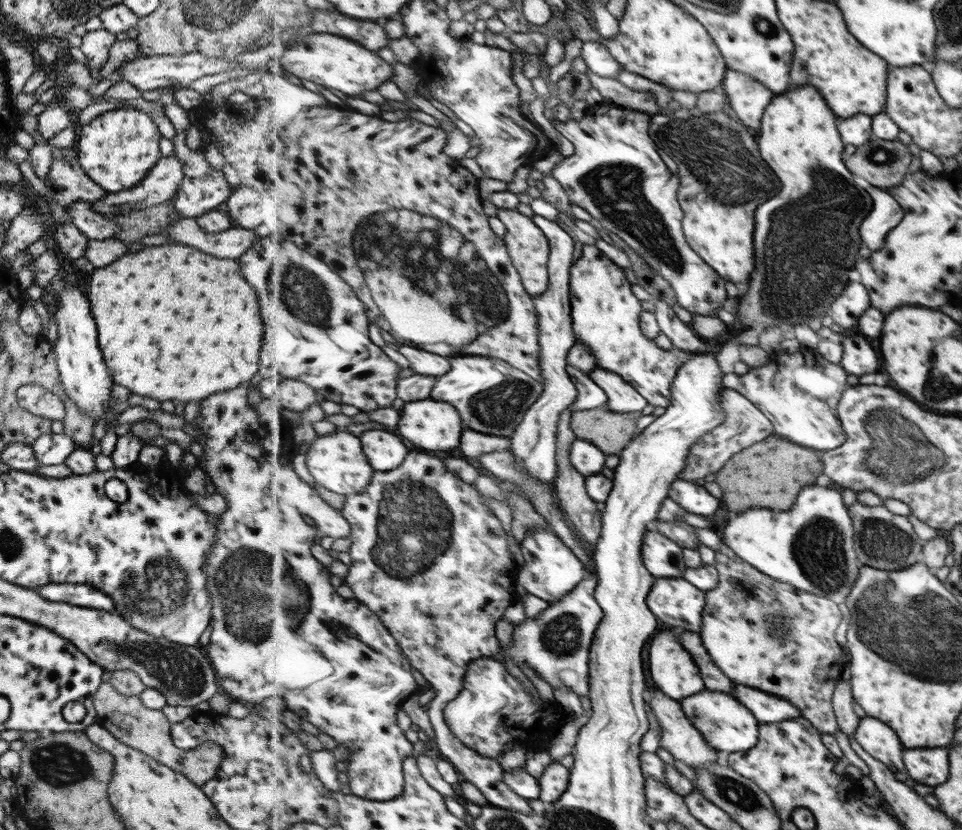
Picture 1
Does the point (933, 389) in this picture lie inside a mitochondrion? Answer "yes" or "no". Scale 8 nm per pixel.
yes

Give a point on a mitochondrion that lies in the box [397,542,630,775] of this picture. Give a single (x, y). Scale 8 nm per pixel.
(560, 638)

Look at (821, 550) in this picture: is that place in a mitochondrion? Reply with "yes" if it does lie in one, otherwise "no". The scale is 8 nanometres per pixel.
yes

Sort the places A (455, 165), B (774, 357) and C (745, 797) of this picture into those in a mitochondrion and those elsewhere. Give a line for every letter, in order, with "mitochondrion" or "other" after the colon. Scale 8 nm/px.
A: other
B: other
C: mitochondrion

